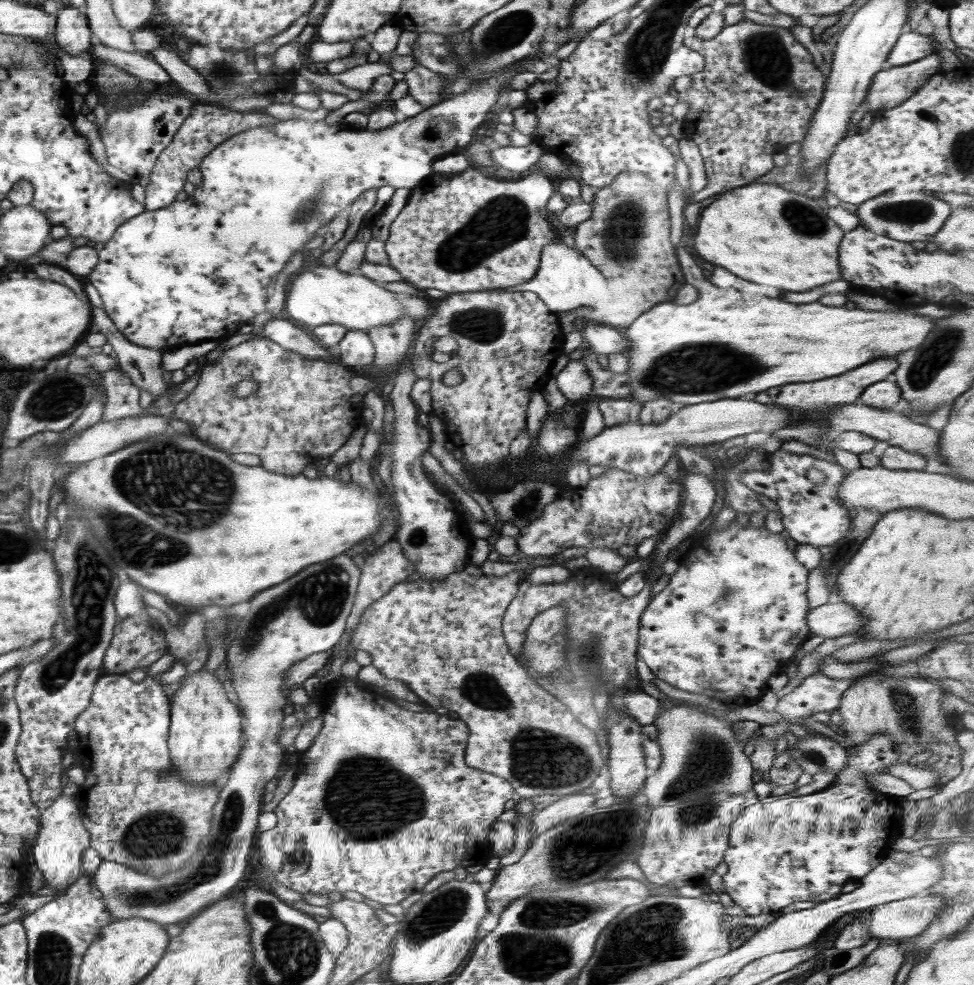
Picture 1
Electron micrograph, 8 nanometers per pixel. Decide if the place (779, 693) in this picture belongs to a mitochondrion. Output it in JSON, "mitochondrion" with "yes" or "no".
{"mitochondrion":"no"}

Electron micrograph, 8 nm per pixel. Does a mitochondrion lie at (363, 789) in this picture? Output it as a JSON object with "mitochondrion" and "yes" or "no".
{"mitochondrion":"yes"}

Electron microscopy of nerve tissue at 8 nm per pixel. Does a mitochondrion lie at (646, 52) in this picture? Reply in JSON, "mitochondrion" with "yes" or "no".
{"mitochondrion":"yes"}

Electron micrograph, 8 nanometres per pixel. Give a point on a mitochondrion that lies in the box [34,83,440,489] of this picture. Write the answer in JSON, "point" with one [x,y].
{"point":[308,210]}

